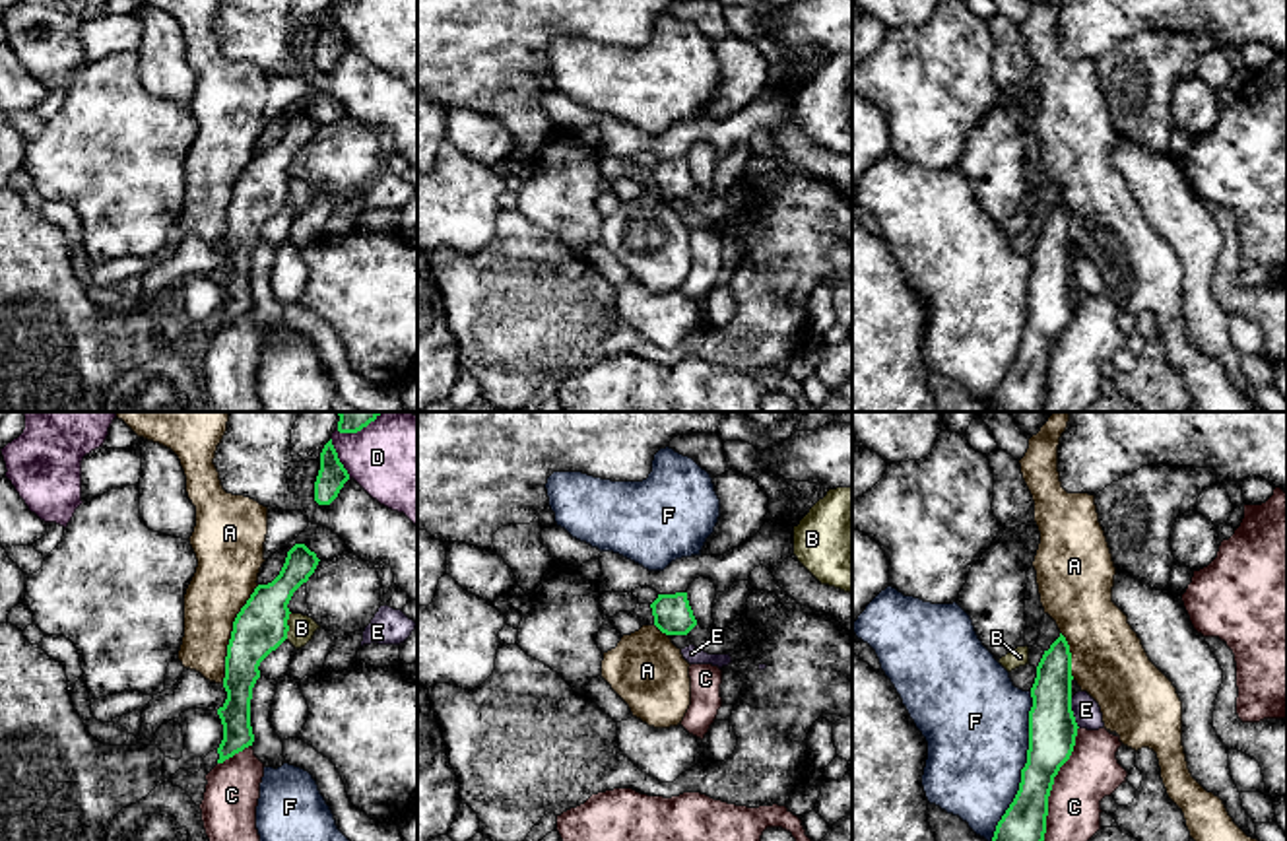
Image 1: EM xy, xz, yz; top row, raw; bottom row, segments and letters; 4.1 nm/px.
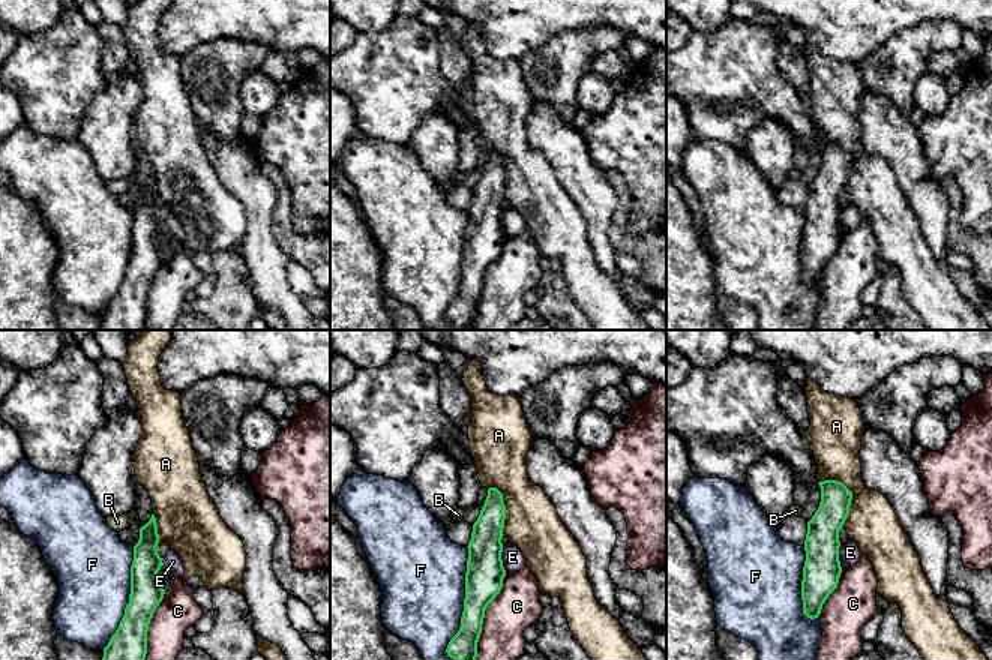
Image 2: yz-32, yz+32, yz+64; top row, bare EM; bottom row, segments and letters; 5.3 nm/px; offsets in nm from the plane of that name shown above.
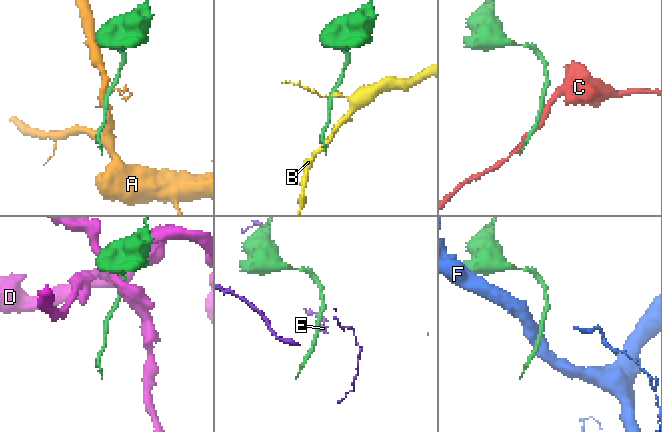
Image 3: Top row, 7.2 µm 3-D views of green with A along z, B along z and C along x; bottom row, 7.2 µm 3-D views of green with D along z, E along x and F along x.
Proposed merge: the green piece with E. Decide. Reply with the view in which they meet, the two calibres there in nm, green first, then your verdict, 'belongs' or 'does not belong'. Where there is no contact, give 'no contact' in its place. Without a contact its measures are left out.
meets green in yz; 200 nm thick on the green side, 110 nm on the other; does not belong

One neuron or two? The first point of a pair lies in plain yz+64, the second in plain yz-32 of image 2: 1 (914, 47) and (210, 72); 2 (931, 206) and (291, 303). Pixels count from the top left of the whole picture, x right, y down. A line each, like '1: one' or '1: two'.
1: one
2: one

